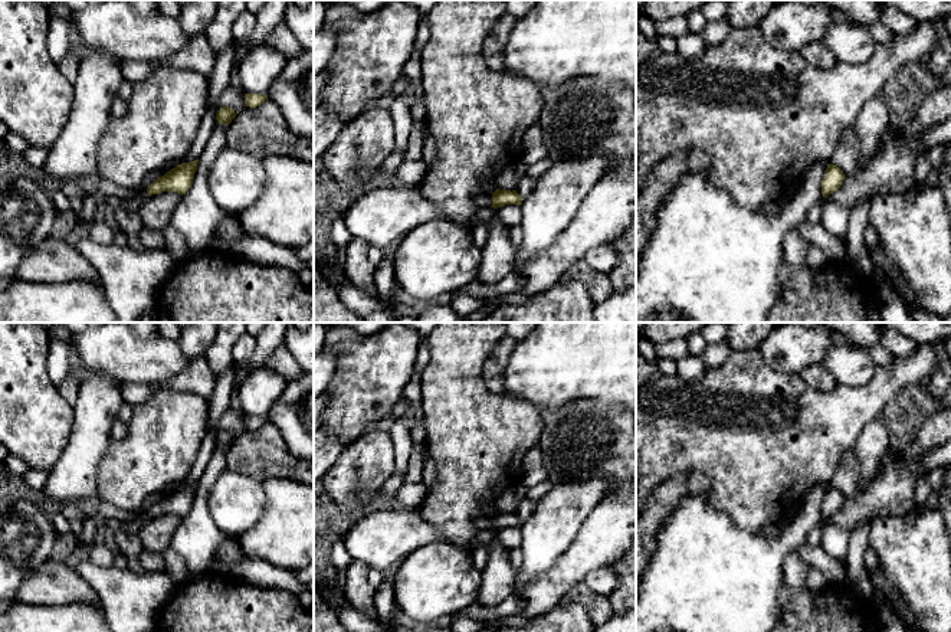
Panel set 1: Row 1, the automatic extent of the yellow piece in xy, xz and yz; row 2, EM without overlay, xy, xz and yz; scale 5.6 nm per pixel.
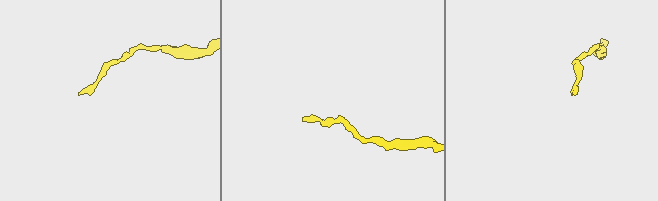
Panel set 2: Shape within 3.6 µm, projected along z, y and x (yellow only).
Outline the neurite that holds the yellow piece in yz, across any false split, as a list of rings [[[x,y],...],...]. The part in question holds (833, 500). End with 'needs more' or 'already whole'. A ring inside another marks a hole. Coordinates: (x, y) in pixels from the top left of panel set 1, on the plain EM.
[[[827,487],[827,491],[824,494],[824,500],[822,502],[822,517],[823,520],[827,520],[833,514],[836,514],[843,502],[845,502],[843,494],[836,487]]]; already whole

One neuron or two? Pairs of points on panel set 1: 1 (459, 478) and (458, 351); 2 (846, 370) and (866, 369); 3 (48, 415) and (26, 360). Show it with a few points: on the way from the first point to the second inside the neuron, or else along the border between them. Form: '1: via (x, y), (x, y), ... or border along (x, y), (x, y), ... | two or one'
1: via (459, 447), (458, 383) | one
2: via (851, 369), (862, 369) | one
3: via (35, 402), (26, 393), (26, 373) | one

